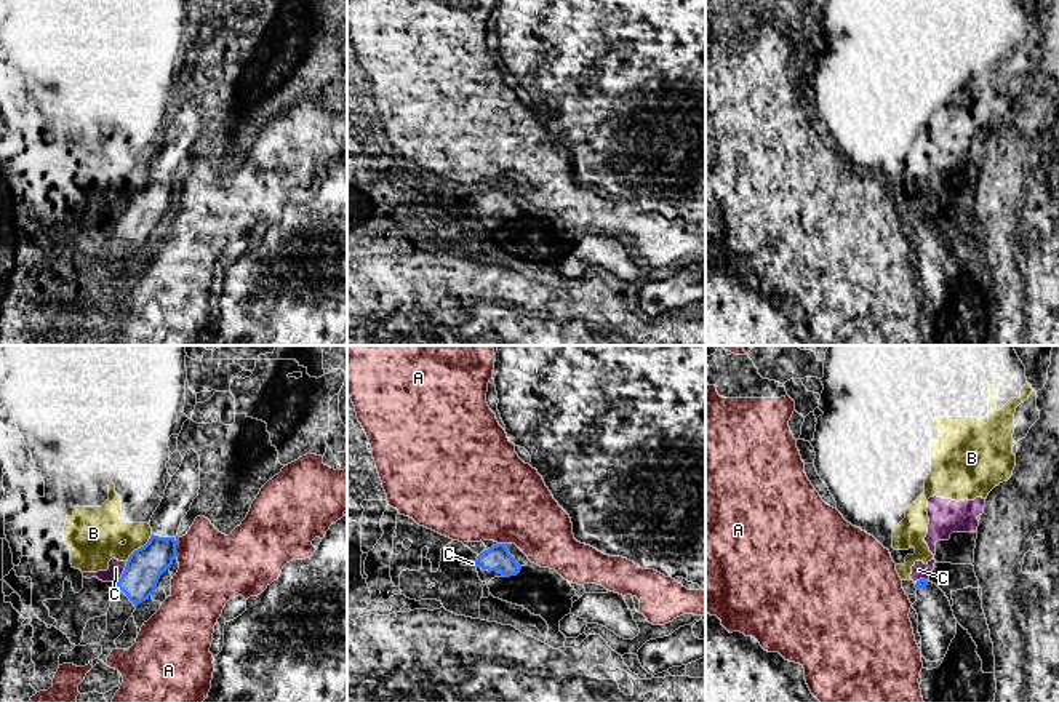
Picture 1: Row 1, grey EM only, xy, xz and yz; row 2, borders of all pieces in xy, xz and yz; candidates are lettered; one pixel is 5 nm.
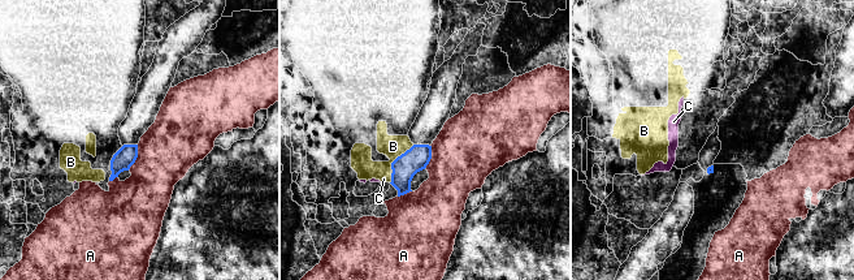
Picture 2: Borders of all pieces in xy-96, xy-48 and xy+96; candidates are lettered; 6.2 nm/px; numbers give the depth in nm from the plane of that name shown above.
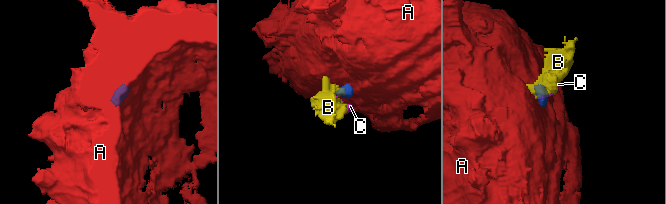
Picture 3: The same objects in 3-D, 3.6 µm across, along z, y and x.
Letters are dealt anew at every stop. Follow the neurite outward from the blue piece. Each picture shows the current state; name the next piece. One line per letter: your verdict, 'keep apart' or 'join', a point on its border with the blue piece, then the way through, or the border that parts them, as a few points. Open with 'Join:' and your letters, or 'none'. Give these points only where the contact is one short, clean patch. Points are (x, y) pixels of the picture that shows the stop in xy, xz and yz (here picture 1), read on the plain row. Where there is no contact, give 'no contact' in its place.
Join: none
A: keep apart; contact xy (175, 191); border xy (175, 183), (176, 199)
B: keep apart; contact xy (138, 191); border xy (152, 176), (127, 203)
C: keep apart; contact xy (123, 215); border xy (127, 203), (117, 224)

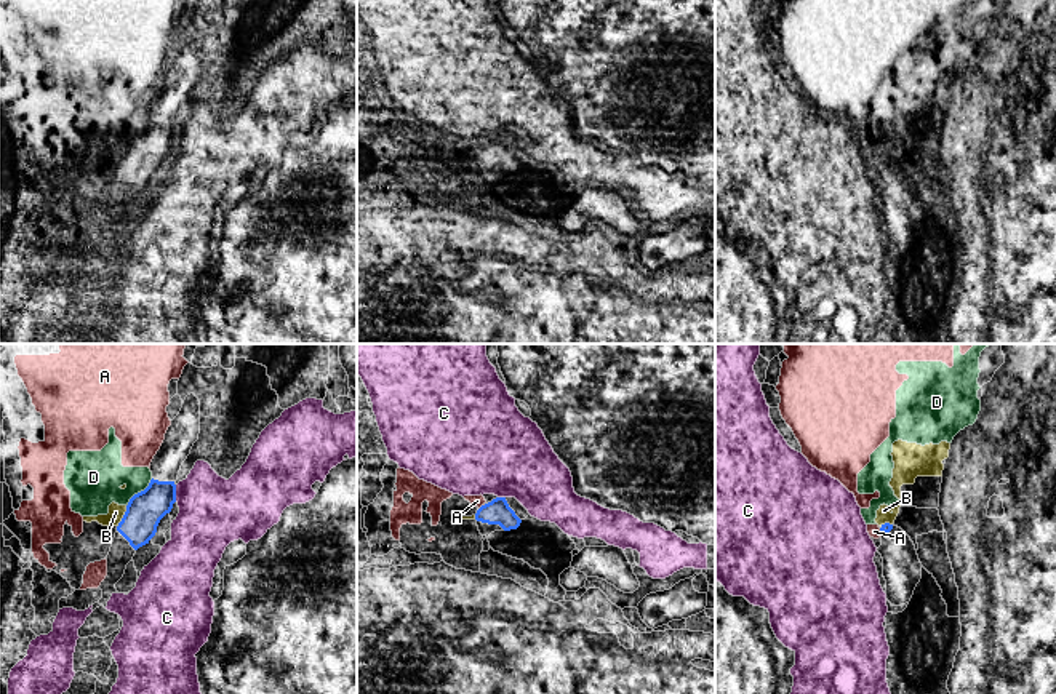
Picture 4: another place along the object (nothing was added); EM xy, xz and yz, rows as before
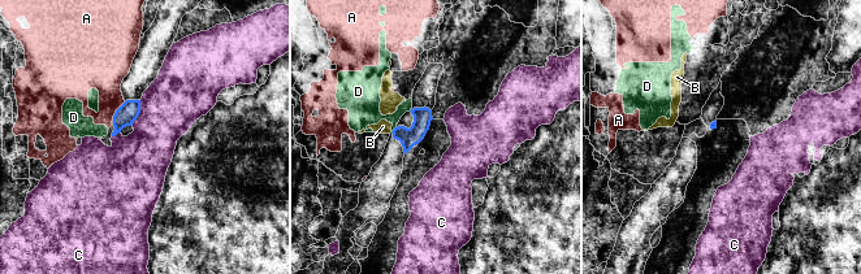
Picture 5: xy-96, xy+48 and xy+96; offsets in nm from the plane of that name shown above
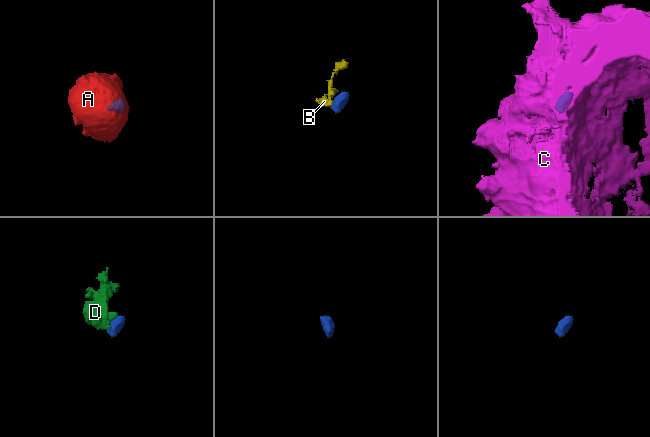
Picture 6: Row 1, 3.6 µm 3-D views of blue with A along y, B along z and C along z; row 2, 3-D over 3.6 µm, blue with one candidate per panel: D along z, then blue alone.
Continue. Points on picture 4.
Join: none
A: keep apart; contact xz (482, 147); border xz (485, 146), (479, 151)
B: keep apart; contact xy (124, 159); border xy (127, 147), (117, 168)
C: keep apart; contact xy (175, 135); border xy (175, 127), (176, 143)
D: keep apart; contact xy (138, 135); border xy (152, 120), (127, 147)

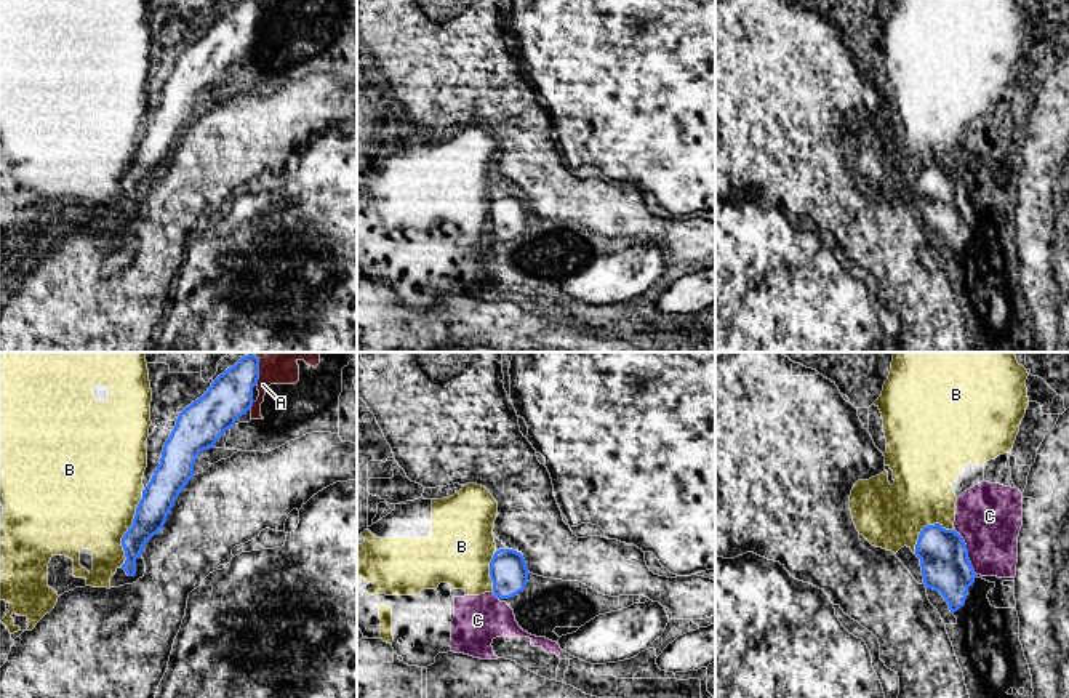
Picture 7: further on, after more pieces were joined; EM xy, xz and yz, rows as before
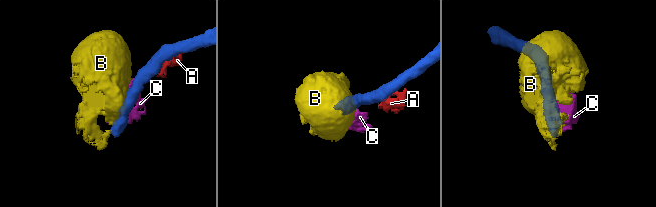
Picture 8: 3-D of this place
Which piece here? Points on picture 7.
Join: none
A: keep apart; contact xy (258, 13); border xy (260, 0), (260, 20), (256, 24)
B: keep apart; contact xy (130, 168); border xy (144, 130), (133, 165), (122, 180), (125, 202), (120, 207)
C: keep apart; contact yz (967, 194); border yz (954, 172), (962, 180), (970, 207), (976, 215)

